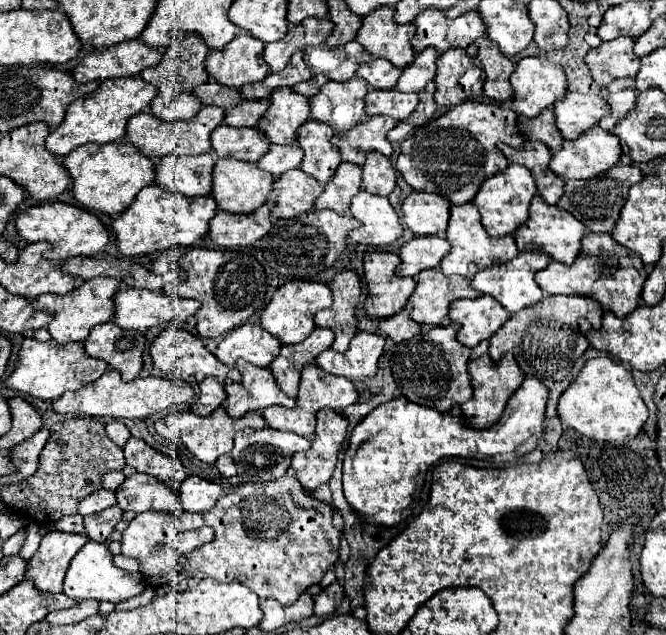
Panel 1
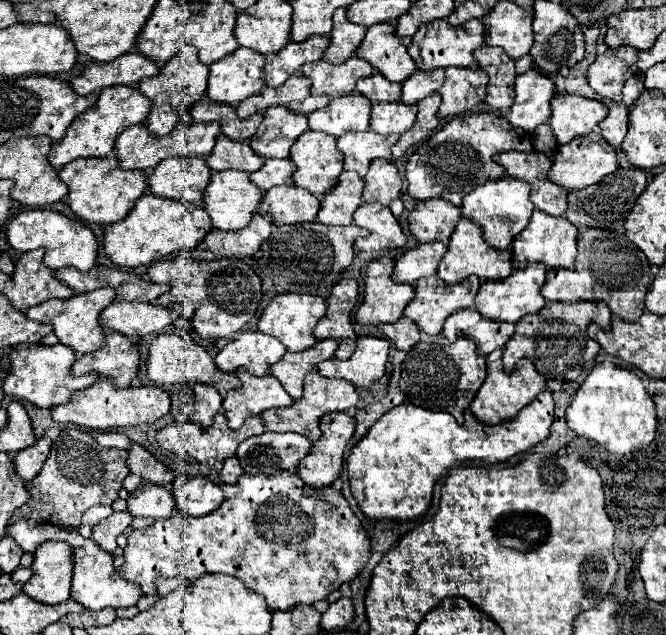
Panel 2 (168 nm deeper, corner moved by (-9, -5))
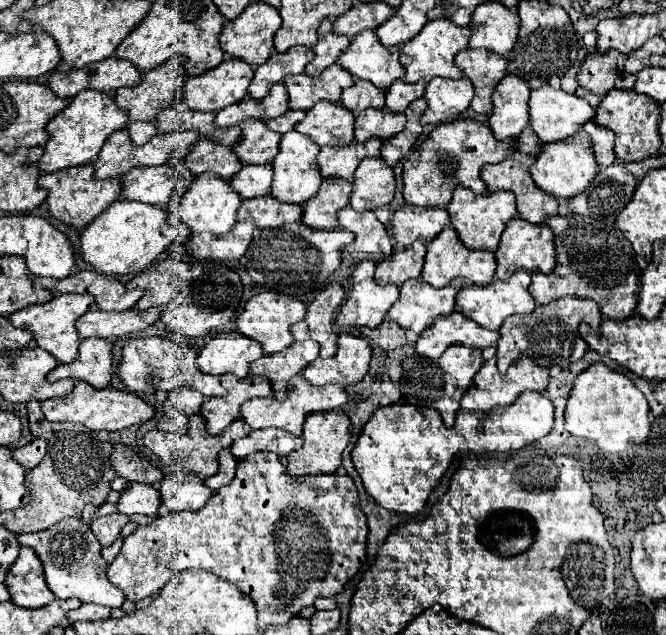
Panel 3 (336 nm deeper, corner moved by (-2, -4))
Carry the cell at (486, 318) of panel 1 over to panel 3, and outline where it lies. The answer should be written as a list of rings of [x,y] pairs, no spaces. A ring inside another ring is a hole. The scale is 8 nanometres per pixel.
[[[454,311],[452,315],[436,317],[434,323],[420,333],[418,343],[414,345],[414,355],[438,359],[450,345],[456,343],[464,347],[486,349],[492,347],[498,337],[498,331],[484,331],[482,327],[476,327],[472,319],[464,319],[460,311]]]

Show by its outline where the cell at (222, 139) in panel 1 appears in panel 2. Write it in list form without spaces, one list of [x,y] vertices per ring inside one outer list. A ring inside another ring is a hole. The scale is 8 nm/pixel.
[[[219,134],[215,148],[207,158],[207,164],[211,170],[217,170],[217,172],[235,168],[251,174],[265,164],[265,158],[257,156],[247,142],[227,140],[227,136]]]

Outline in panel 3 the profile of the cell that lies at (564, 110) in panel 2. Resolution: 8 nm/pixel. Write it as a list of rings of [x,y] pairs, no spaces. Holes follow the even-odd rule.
[[[544,85],[540,89],[530,91],[528,113],[530,113],[530,127],[538,135],[538,139],[542,143],[552,143],[552,141],[562,141],[574,135],[586,121],[592,119],[594,109],[582,97],[570,95],[562,89],[552,89],[550,85]]]

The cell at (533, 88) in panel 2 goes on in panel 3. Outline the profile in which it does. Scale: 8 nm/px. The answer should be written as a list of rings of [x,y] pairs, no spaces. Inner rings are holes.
[[[506,75],[492,93],[492,113],[488,127],[498,141],[518,137],[528,125],[528,95],[526,81]]]

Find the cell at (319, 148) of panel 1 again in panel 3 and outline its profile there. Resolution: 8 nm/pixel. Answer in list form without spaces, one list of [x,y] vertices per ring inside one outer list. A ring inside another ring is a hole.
[[[290,131],[284,133],[280,139],[280,151],[272,161],[272,171],[274,171],[274,181],[272,181],[272,191],[270,195],[278,201],[284,203],[306,203],[312,195],[316,195],[322,179],[320,179],[320,171],[316,167],[316,155],[318,155],[320,147],[316,147],[316,143],[312,143],[308,137],[300,135],[298,131]]]

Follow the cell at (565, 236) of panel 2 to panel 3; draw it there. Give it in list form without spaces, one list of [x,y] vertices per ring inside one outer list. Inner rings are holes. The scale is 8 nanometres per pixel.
[[[514,217],[512,221],[508,221],[508,225],[500,237],[500,245],[496,249],[496,263],[498,263],[496,277],[508,279],[518,269],[550,273],[554,267],[554,259],[556,257],[554,257],[554,245],[552,245],[552,231],[548,231],[546,225],[524,223],[524,219]]]

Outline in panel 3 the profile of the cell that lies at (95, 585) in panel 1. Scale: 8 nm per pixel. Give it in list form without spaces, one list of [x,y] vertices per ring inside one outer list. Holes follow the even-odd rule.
[[[68,517],[52,529],[18,535],[18,541],[36,551],[44,567],[46,585],[58,599],[78,597],[82,603],[96,603],[104,607],[122,607],[126,601],[124,593],[106,579],[106,561],[102,559],[100,543],[82,517]]]

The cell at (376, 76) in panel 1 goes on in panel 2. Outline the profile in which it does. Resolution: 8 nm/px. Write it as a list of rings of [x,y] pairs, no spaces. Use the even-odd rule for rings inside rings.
[[[375,72],[373,76],[359,80],[357,92],[371,98],[371,102],[393,102],[401,98],[401,84],[389,82],[383,74]]]

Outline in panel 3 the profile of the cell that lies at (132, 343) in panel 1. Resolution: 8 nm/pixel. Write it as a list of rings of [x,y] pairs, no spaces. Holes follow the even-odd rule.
[[[90,337],[80,343],[78,357],[72,363],[58,365],[50,371],[50,381],[76,379],[86,381],[94,389],[104,389],[110,385],[112,371],[112,343],[106,339]]]

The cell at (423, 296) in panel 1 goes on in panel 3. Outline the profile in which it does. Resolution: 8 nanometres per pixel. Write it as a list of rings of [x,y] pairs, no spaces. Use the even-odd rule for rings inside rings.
[[[408,279],[400,287],[400,299],[390,307],[388,317],[402,329],[422,333],[440,315],[450,315],[456,307],[456,295],[464,279],[454,279],[452,285],[434,289],[422,279]]]

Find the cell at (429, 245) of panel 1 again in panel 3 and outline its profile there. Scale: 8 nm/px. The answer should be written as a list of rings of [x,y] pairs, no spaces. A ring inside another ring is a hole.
[[[422,241],[412,243],[408,249],[404,251],[396,251],[390,257],[382,259],[376,265],[374,271],[374,279],[380,285],[396,285],[400,287],[406,279],[416,279],[422,273],[422,265],[424,265],[424,255],[426,255],[426,245]]]

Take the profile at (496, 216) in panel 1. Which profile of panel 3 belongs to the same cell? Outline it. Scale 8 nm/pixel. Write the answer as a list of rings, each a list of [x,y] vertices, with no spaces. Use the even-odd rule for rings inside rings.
[[[458,187],[446,209],[450,213],[452,227],[458,233],[458,239],[468,249],[496,251],[498,239],[500,239],[506,223],[516,217],[516,207],[514,205],[516,205],[516,199],[512,199],[512,195],[508,195],[508,191],[504,191],[504,193],[496,191],[496,195],[488,195],[488,193],[472,195],[472,191],[464,191],[464,187]]]

